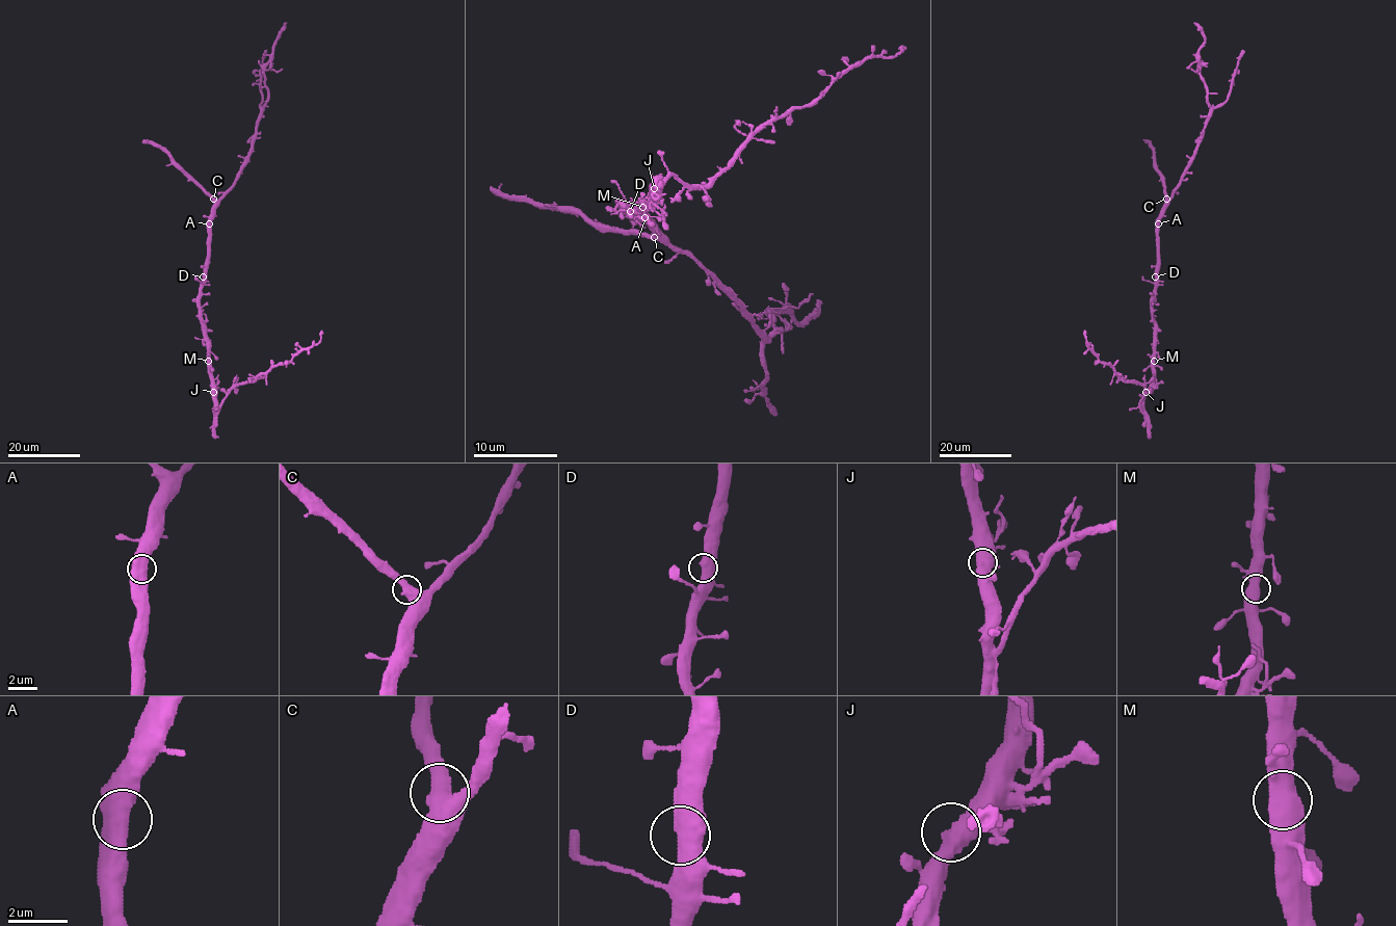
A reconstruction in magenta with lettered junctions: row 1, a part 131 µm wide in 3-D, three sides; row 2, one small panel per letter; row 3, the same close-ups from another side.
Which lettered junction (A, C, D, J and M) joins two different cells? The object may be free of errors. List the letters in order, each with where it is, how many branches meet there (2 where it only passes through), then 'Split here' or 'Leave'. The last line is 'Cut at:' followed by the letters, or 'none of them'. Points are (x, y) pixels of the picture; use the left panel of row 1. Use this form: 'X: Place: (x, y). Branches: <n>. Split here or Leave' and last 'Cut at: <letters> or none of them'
A: Place: (209, 223). Branches: 2. Leave
C: Place: (213, 199). Branches: 2. Split here
D: Place: (203, 276). Branches: 2. Leave
J: Place: (213, 392). Branches: 2. Leave
M: Place: (208, 361). Branches: 2. Leave
Cut at: C

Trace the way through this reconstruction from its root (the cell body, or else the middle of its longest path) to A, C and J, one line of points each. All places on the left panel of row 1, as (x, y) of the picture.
A: (205, 276), (209, 223)
C: (205, 276), (213, 200)
J: (205, 276), (200, 320), (213, 392)

